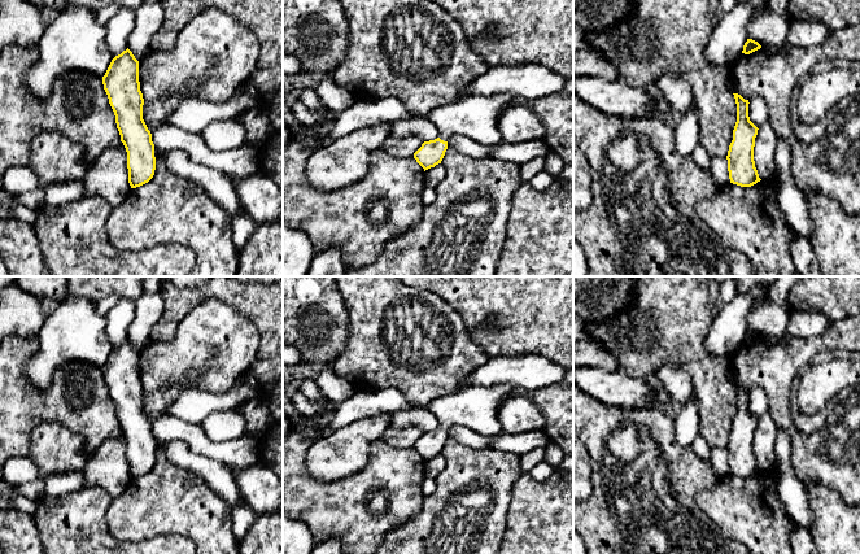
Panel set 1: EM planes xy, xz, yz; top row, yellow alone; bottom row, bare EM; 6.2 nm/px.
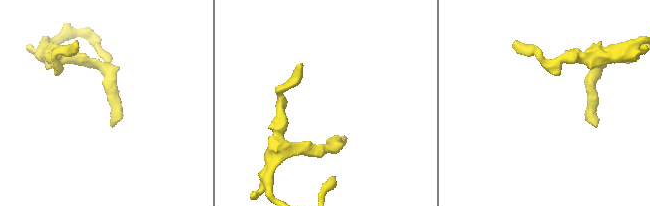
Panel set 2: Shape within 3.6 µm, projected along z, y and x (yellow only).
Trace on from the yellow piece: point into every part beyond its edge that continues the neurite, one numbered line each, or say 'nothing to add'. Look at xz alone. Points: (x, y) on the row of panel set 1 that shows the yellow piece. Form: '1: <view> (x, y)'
1: xz (476, 117)

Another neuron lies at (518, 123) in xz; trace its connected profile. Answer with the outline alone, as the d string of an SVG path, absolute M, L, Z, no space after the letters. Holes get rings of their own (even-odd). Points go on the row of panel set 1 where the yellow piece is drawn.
M525 104L508 105L498 117L502 141L520 144L545 140L546 127L541 118Z

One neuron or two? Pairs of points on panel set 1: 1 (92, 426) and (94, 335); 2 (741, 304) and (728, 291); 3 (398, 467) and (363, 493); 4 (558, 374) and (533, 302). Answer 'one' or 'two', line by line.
1: two
2: two
3: one
4: two

